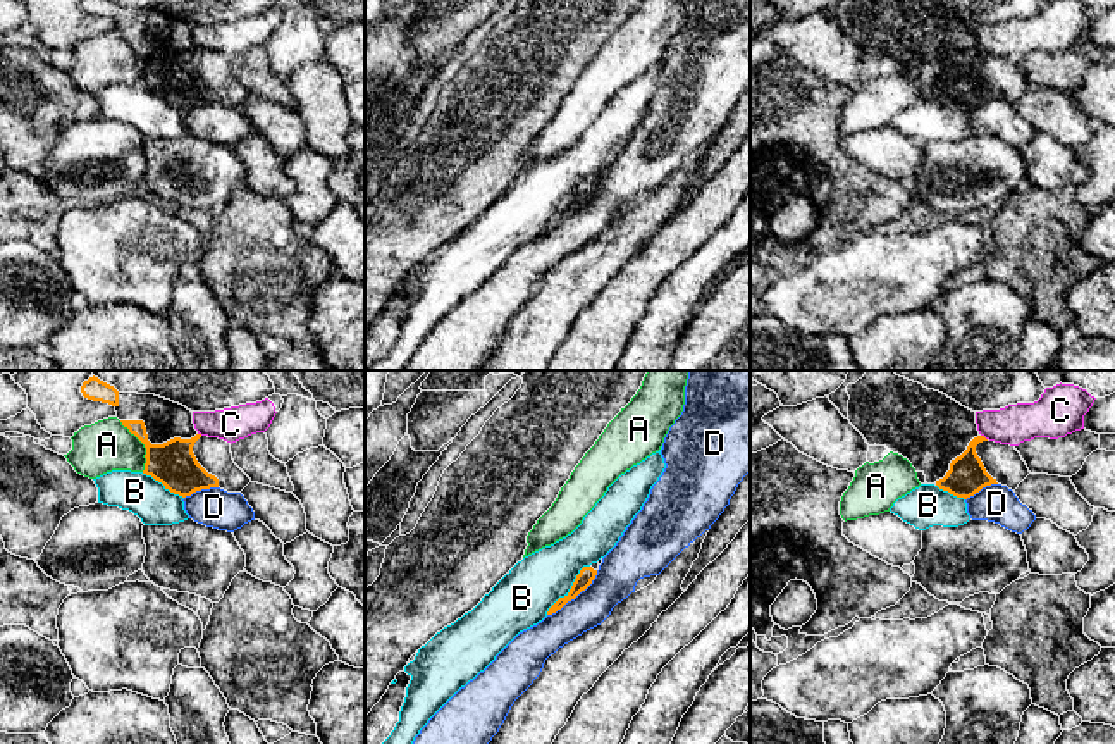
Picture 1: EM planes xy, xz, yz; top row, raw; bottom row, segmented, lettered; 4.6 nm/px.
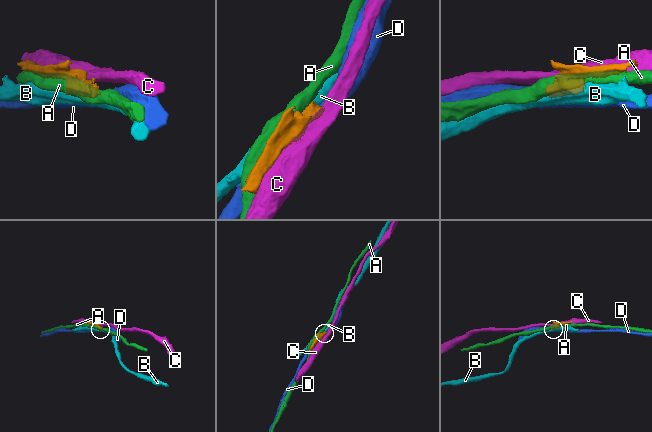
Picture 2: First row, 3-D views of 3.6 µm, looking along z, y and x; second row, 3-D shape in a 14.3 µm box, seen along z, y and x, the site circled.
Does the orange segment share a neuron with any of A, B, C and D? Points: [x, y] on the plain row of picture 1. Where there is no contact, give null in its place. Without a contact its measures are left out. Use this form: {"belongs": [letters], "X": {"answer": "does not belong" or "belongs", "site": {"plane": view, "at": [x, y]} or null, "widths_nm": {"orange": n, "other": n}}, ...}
{"belongs": [], "A": {"answer": "does not belong", "site": {"plane": "xy", "at": [145, 61]}, "widths_nm": {"orange": 200, "other": 240}}, "B": {"answer": "does not belong", "site": {"plane": "xz", "at": [570, 204]}, "widths_nm": {"orange": 80, "other": 280}}, "C": {"answer": "does not belong", "site": {"plane": "yz", "at": [985, 52]}, "widths_nm": {"orange": 180, "other": 190}}, "D": {"answer": "does not belong", "site": {"plane": "xz", "at": [575, 210]}, "widths_nm": {"orange": 80, "other": 190}}}

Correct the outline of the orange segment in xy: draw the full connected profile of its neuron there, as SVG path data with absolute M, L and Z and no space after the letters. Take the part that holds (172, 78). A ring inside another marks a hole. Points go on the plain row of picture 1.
M81 0L84 12L108 17L117 33L146 62L143 88L162 96L182 112L196 105L219 102L193 67L201 48L194 43L193 26L155 9L119 7L114 0Z

